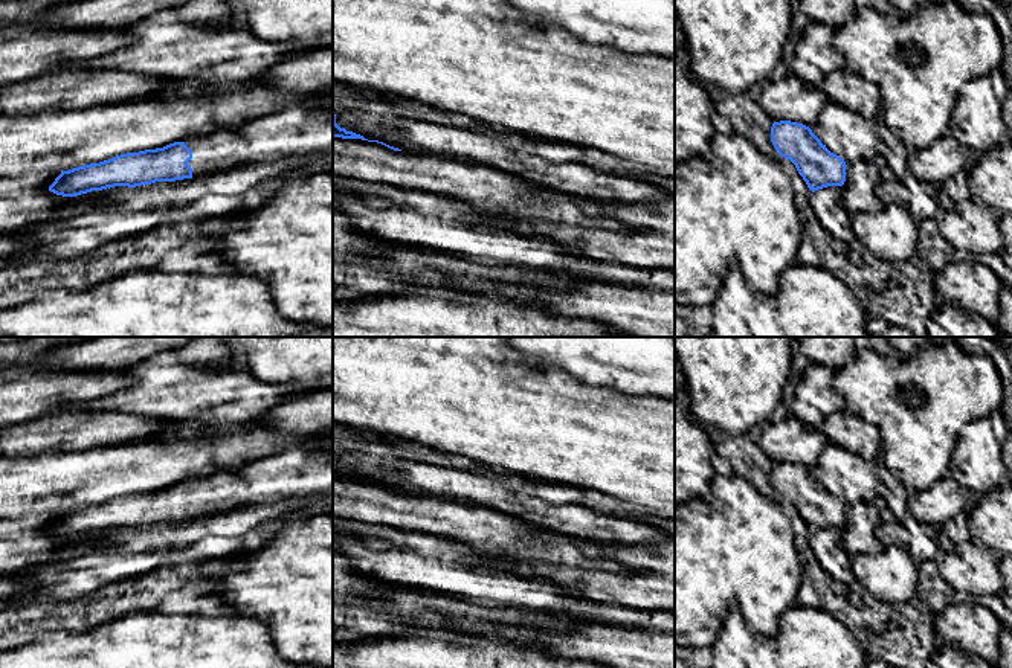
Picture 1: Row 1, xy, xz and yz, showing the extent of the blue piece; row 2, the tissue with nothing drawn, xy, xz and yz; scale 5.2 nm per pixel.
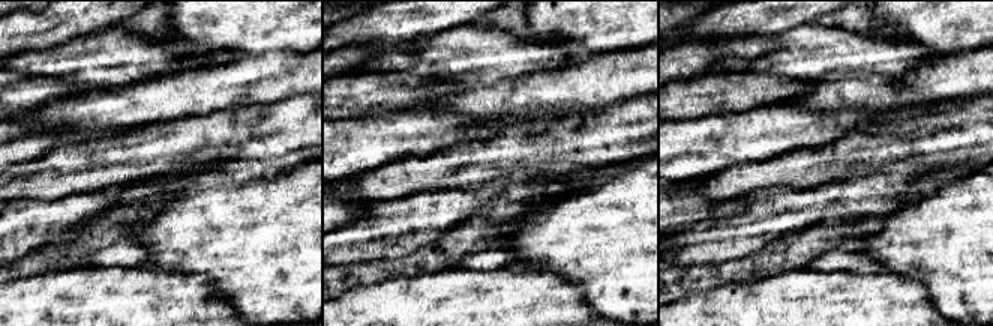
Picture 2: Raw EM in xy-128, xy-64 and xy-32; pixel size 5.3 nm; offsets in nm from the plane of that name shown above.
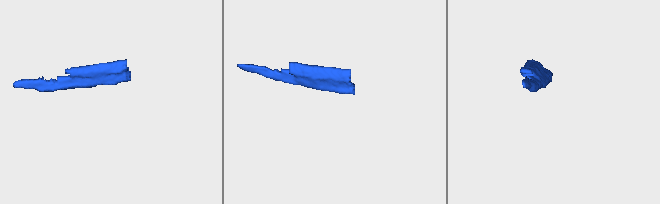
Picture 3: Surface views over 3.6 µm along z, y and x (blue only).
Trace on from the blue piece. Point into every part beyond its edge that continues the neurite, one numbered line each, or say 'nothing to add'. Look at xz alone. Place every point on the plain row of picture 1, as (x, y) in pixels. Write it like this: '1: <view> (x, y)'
nothing to add

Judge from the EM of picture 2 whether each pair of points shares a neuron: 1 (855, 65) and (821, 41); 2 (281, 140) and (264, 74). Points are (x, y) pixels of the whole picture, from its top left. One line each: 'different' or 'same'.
1: same
2: different

